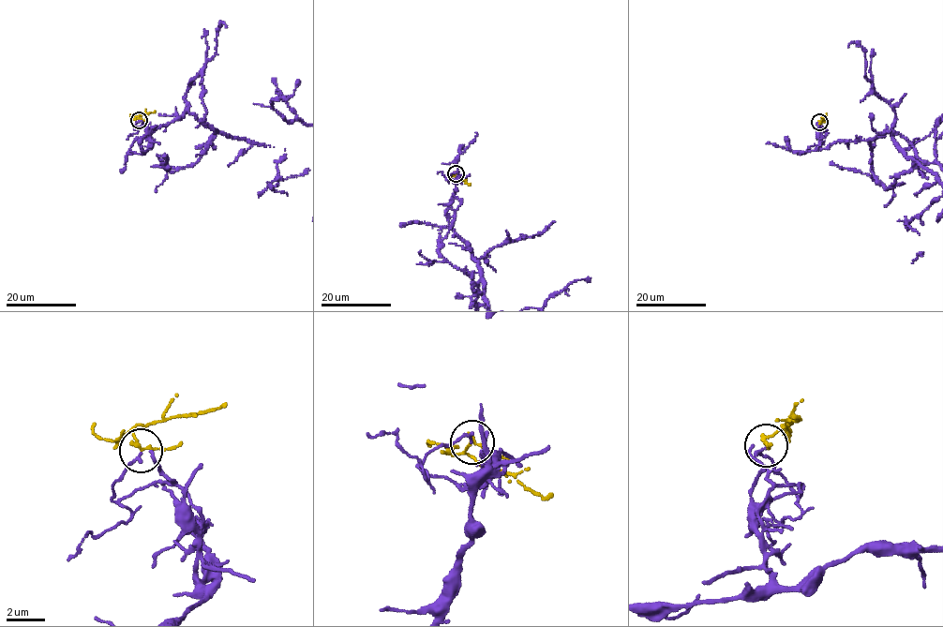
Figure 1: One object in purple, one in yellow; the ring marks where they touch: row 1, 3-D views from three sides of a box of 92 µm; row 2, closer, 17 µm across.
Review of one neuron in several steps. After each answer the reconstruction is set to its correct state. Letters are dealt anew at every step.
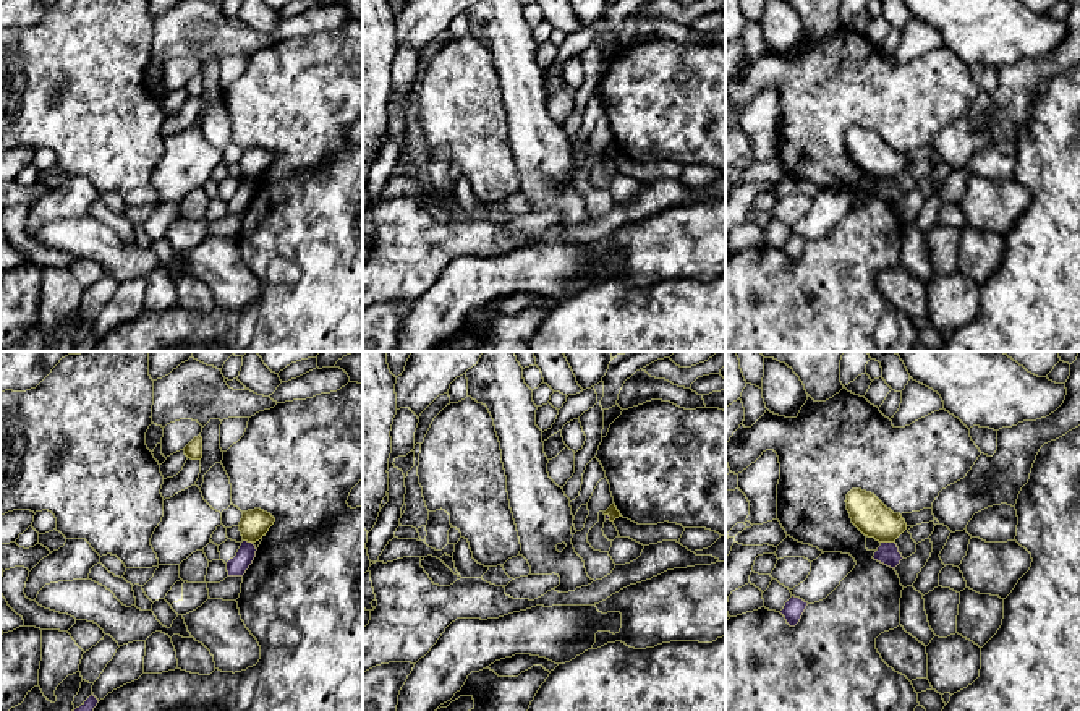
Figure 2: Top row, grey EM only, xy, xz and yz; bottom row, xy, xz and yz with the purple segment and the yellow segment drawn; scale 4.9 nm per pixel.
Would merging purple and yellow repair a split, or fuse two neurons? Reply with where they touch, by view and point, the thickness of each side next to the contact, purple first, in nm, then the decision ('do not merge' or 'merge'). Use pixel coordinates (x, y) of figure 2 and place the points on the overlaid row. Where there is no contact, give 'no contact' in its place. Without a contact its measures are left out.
meets purple in yz at (888, 543); 110 nm thick on the purple side, 180 nm on the other; do not merge

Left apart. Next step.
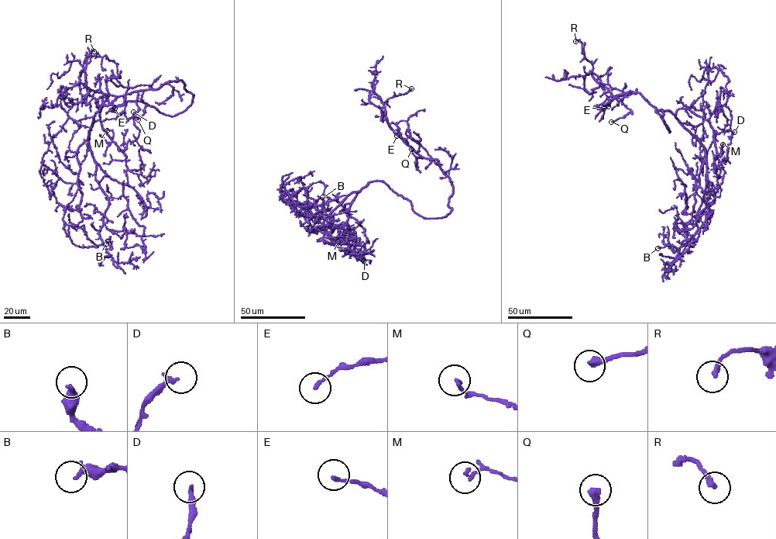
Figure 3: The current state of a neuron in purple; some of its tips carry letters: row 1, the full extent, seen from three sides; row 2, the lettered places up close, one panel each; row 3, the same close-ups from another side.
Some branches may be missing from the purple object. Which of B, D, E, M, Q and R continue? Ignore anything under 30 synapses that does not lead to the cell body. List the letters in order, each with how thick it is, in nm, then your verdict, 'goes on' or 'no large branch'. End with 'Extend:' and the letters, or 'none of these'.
B: 320 nm | no large branch
D: 200 nm | no large branch
E: 150 nm | no large branch
M: 170 nm | no large branch
Q: 320 nm | no large branch
R: 200 nm | no large branch
Extend: none of these

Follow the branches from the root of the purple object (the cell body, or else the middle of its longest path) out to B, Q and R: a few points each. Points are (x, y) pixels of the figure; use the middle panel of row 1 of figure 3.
B: (403, 195), (372, 181), (334, 209), (317, 228), (323, 230), (312, 229), (309, 216), (318, 218), (322, 197)
Q: (403, 195), (426, 218), (443, 217), (452, 209), (451, 182), (438, 161), (419, 157), (417, 168), (411, 149)
R: (403, 195), (426, 218), (452, 209), (451, 182), (438, 161), (421, 157), (388, 122), (382, 102), (411, 88)

